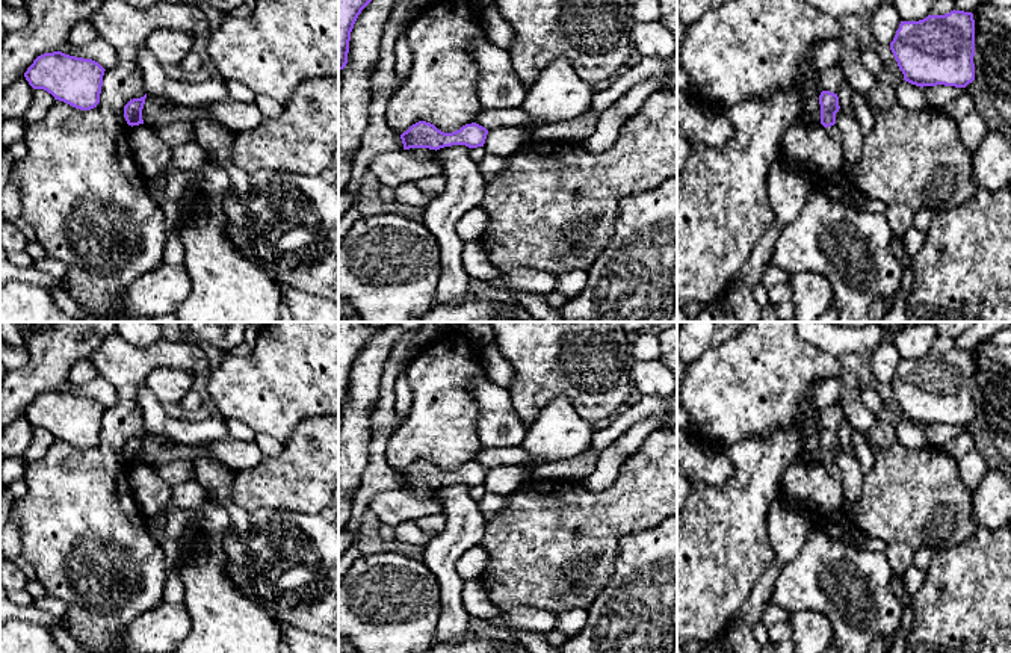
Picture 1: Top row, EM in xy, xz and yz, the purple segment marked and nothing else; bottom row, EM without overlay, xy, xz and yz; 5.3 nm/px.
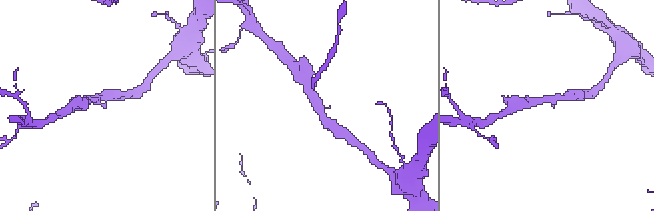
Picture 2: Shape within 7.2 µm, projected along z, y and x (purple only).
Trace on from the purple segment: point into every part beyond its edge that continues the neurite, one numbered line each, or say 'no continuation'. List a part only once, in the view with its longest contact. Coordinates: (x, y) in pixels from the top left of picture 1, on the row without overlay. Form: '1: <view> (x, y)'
no continuation

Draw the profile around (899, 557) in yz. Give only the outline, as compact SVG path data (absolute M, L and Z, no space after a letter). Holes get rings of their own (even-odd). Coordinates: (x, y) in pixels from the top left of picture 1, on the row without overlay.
M901 543L887 544L884 555L898 576L904 576L913 564L913 550Z

